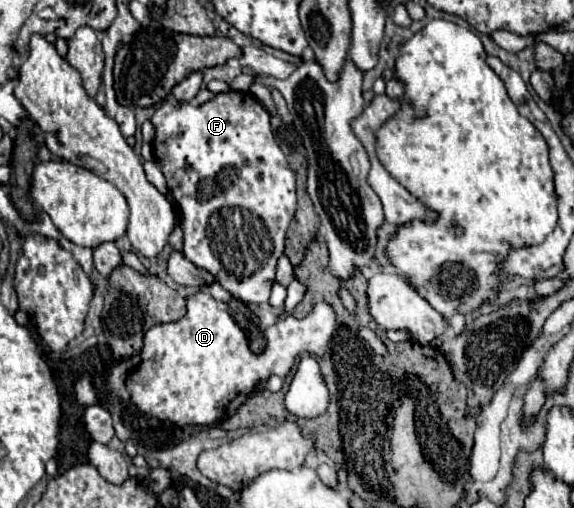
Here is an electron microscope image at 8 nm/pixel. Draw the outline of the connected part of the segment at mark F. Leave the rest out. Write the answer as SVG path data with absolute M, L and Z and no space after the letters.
M228 90L228 92L216 94L212 100L208 100L202 106L190 106L190 104L180 104L178 106L178 104L172 104L172 102L164 102L160 108L156 108L156 114L152 116L152 124L156 128L156 138L154 138L154 144L152 144L154 146L154 160L158 162L164 178L166 178L170 196L174 198L174 202L180 208L180 226L182 226L182 232L184 232L184 244L182 244L184 256L194 266L210 272L222 288L226 288L234 298L242 300L244 304L268 302L270 288L274 284L276 262L278 262L278 258L282 256L282 250L284 250L284 234L286 234L286 228L288 228L288 224L294 216L294 210L296 210L296 186L294 186L296 178L294 178L294 172L290 170L290 166L286 162L286 156L282 154L280 146L274 140L274 134L270 130L270 114L250 92Z

